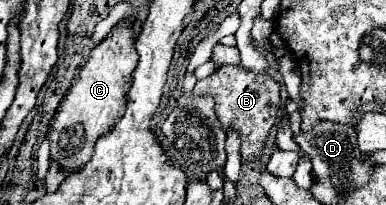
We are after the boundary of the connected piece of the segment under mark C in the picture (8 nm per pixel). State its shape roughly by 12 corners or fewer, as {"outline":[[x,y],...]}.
{"outline":[[135,28],[97,44],[51,124],[51,160],[79,170],[123,110]]}

